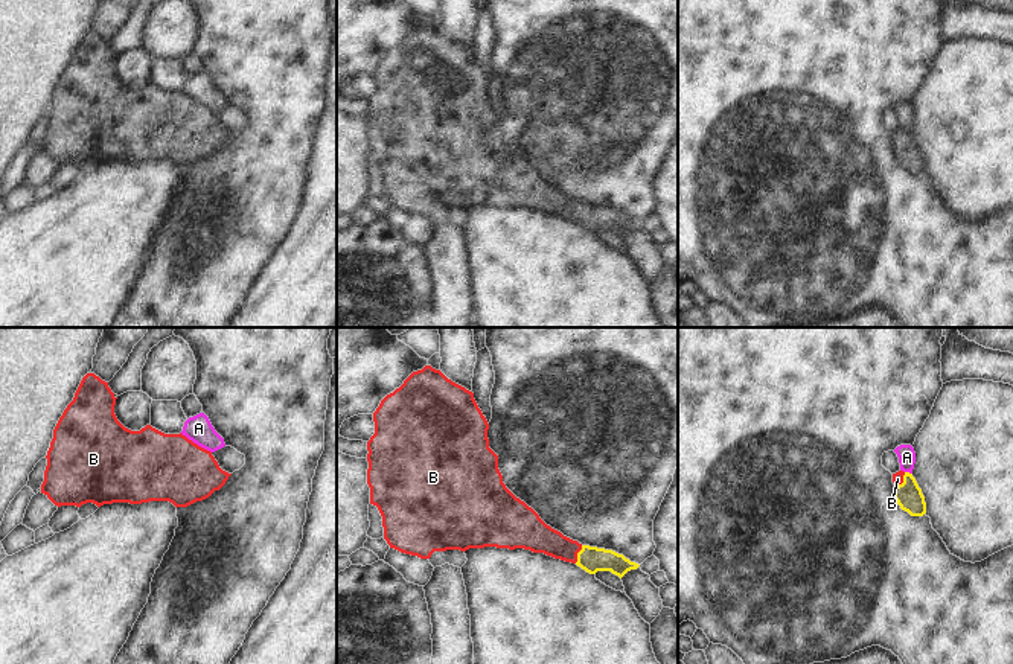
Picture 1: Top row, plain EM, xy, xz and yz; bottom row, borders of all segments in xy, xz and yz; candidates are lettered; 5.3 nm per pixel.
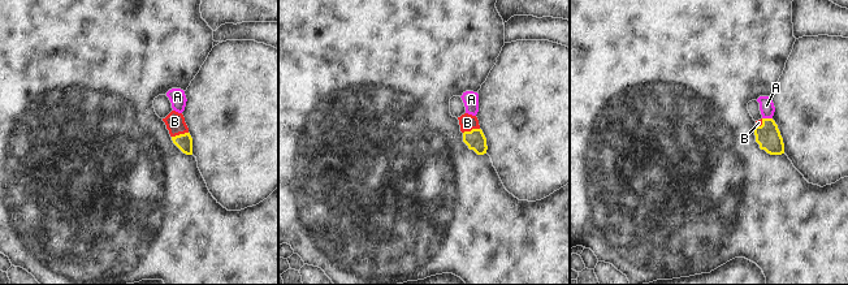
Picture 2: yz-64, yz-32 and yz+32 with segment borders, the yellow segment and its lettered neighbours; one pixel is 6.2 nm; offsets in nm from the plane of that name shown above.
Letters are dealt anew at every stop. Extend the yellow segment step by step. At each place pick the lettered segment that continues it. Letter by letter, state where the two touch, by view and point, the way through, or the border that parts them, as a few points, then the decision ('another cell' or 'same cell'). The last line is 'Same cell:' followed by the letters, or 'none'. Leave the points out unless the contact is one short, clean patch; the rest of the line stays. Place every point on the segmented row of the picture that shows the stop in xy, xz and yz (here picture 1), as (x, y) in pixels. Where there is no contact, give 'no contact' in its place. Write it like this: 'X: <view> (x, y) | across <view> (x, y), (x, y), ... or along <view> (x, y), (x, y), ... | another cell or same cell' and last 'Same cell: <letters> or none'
A: yz (908, 472) | along yz (905, 471), (911, 474) | another cell
B: yz (904, 482) | across yz (908, 495), (904, 482), (897, 478) | same cell
Same cell: B

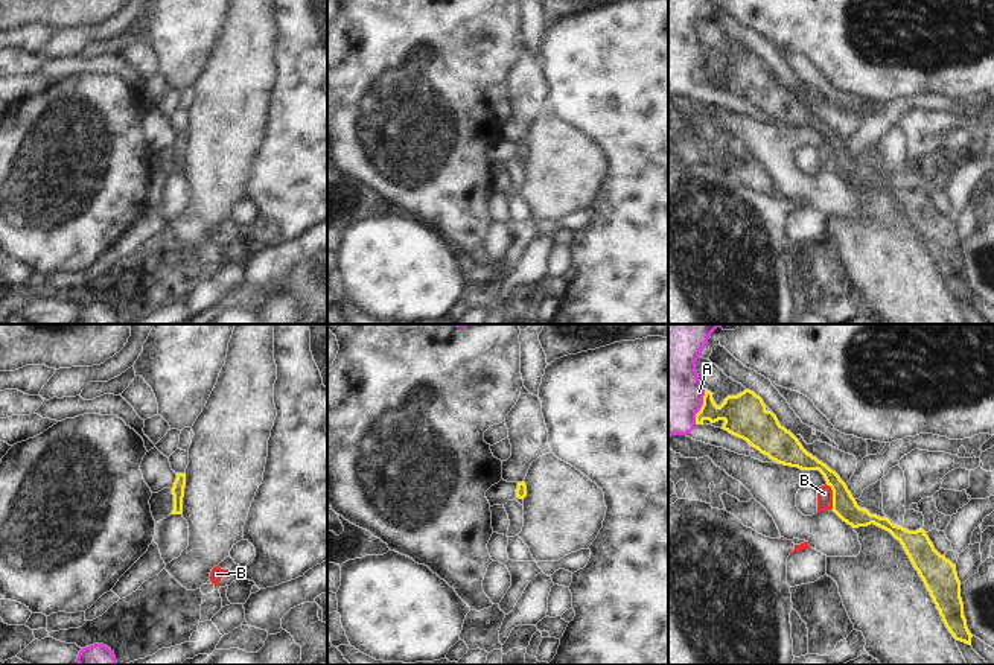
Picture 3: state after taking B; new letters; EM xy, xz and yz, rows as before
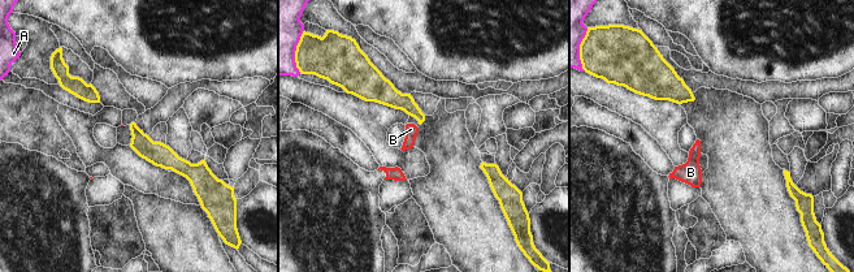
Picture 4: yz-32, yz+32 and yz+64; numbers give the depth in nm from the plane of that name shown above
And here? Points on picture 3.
A: yz (702, 407) | another cell
B: yz (833, 496) | another cell
Same cell: none

